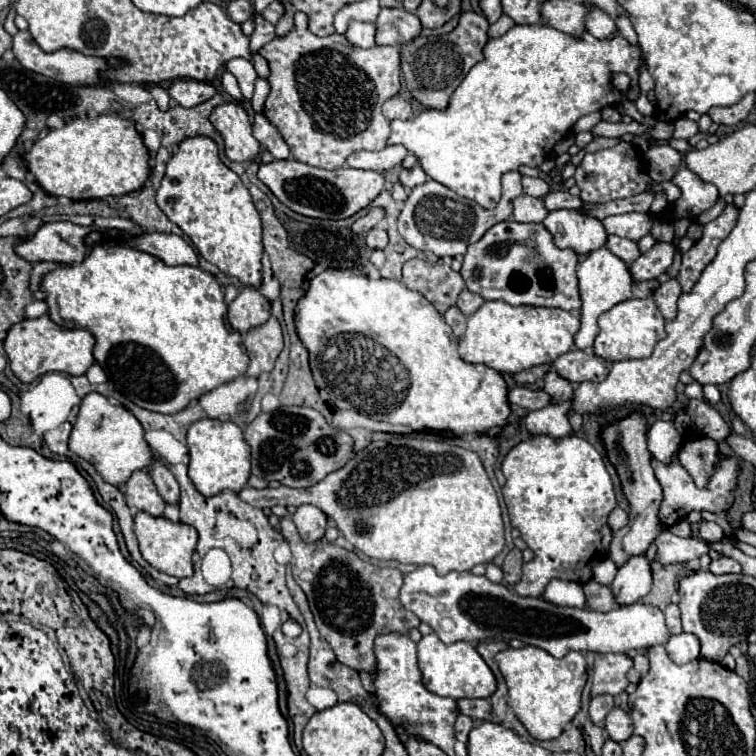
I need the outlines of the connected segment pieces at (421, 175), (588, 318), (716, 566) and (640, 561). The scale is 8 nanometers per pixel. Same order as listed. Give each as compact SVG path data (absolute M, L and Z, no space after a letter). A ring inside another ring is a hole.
M413 166L411 170L401 170L399 174L399 182L405 186L405 188L415 188L419 184L423 184L427 180L425 172L421 170L421 166Z
M599 248L593 254L589 254L579 266L577 266L577 278L579 278L579 296L581 296L581 328L575 334L575 346L579 350L591 348L595 336L599 334L599 326L597 326L597 318L607 312L609 308L613 308L615 304L629 300L631 298L631 286L633 286L633 278L629 274L629 268L625 262L621 262L621 258L617 258L615 254L611 254L607 248Z
M717 558L709 564L709 570L713 574L729 574L729 572L741 572L741 566L731 558Z
M645 556L631 558L625 566L617 570L611 584L611 592L619 606L629 606L639 602L651 590L651 568Z

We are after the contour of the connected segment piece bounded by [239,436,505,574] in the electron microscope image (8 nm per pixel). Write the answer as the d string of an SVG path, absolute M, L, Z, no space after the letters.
M397 436L393 440L371 442L365 450L355 452L351 460L341 468L323 478L311 488L243 488L239 498L255 508L273 506L301 506L313 504L337 522L341 534L365 556L375 560L395 560L403 564L429 564L437 574L451 570L471 570L477 564L491 562L505 546L503 518L497 492L481 464L481 458L465 448L451 446L447 442L421 440Z

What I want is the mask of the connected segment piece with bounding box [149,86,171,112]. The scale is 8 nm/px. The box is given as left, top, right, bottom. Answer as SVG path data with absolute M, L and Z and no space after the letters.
M149 86L149 92L151 92L151 96L155 98L155 102L157 102L157 106L159 106L159 110L167 110L171 104L171 98L169 98L169 94L167 94L167 90L163 90L163 88L157 88L157 86Z

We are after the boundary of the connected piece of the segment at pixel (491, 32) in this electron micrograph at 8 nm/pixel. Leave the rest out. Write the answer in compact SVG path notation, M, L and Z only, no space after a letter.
M503 14L495 24L489 26L487 36L489 36L489 38L499 38L499 36L503 36L503 34L505 34L509 28L513 28L513 26L515 26L515 22L513 22L509 16Z

